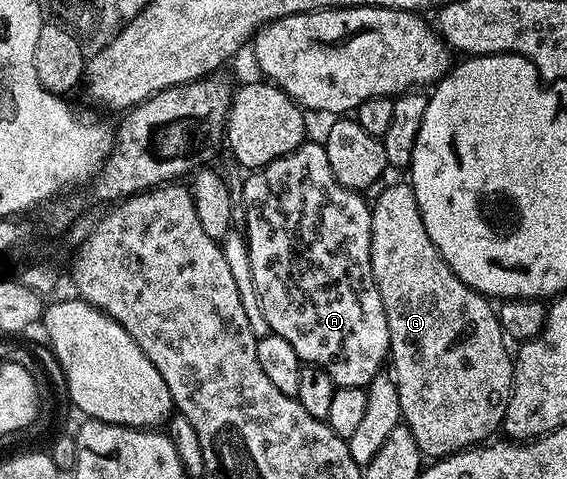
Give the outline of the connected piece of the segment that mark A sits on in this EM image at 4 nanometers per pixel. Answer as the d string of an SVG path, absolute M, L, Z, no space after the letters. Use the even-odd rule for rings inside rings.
M312 139L306 140L293 152L286 153L277 160L248 174L247 180L241 186L243 192L243 213L247 216L247 229L245 228L245 240L247 242L247 254L249 255L249 267L253 287L257 291L257 299L261 303L261 311L269 323L272 333L281 335L297 351L300 361L315 365L318 369L324 369L333 379L336 387L353 387L354 389L365 387L381 370L389 357L391 344L389 343L389 327L385 319L385 307L381 303L379 286L373 279L371 270L371 205L363 202L364 194L354 189L347 189L333 175L329 166L329 157L326 146L315 143Z

